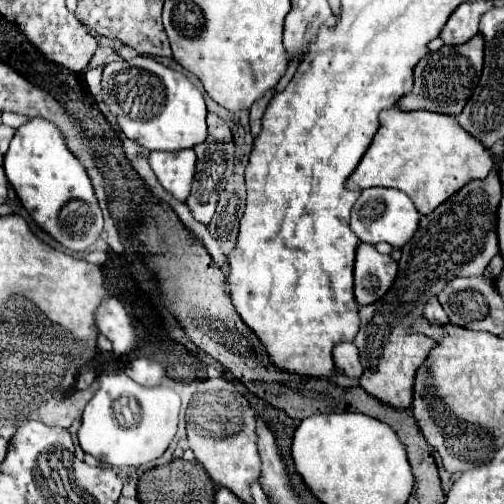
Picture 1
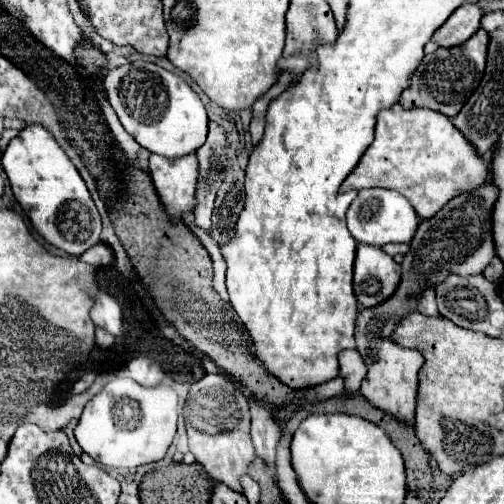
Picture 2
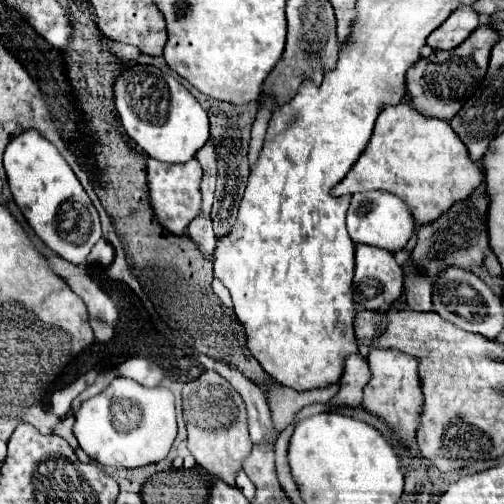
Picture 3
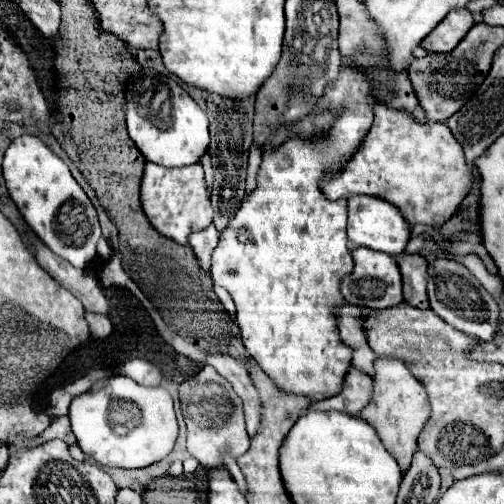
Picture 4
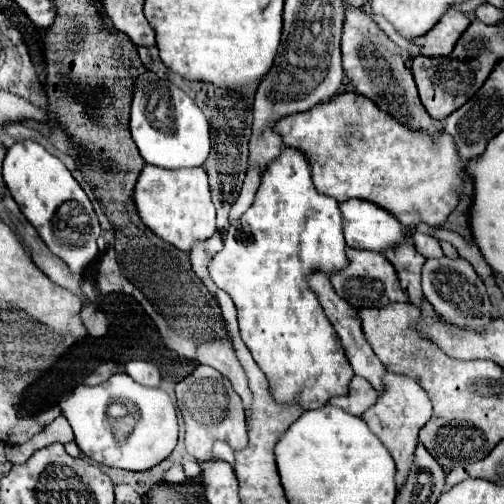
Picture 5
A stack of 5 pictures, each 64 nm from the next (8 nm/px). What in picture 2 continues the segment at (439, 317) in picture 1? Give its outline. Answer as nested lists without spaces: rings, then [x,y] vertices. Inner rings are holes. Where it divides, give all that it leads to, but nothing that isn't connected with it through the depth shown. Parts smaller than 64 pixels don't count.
[[[424,290],[420,294],[420,300],[418,300],[418,310],[422,314],[428,314],[428,316],[434,316],[438,314],[438,308],[436,308],[436,298],[434,298],[434,290]]]

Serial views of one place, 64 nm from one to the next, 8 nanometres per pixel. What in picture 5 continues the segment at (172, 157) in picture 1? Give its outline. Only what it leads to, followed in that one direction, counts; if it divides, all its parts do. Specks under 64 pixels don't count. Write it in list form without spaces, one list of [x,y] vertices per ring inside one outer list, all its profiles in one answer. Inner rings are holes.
[[[144,164],[140,178],[134,188],[134,204],[140,216],[140,222],[148,226],[158,238],[180,248],[182,252],[190,252],[198,240],[208,240],[216,228],[216,208],[210,200],[210,188],[206,170],[200,168],[184,168],[184,170],[166,170],[152,164]]]

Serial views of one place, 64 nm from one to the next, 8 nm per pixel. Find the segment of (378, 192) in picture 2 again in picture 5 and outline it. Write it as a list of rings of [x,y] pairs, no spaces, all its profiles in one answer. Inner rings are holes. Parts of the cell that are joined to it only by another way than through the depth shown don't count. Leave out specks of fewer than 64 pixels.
[[[346,200],[340,204],[344,218],[344,238],[350,248],[382,252],[402,240],[402,224],[386,210],[366,200]]]

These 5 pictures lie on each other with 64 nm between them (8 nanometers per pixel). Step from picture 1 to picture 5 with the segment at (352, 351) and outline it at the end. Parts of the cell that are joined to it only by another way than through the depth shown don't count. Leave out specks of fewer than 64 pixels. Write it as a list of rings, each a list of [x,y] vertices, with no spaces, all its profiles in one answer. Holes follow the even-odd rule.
[[[354,376],[350,382],[350,394],[332,398],[328,404],[338,406],[354,416],[362,416],[366,412],[366,408],[376,404],[376,400],[378,400],[378,392],[372,388],[372,384],[368,384],[368,380],[364,380],[360,376]]]

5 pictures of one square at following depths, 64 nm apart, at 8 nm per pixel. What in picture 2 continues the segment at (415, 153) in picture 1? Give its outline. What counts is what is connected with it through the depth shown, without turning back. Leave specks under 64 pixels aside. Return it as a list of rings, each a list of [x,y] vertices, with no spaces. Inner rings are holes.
[[[394,104],[388,110],[382,110],[378,114],[376,124],[376,138],[368,146],[368,150],[362,154],[360,162],[352,170],[352,174],[342,182],[340,192],[348,190],[362,190],[362,188],[388,188],[404,194],[404,198],[410,200],[414,206],[418,218],[432,218],[438,210],[442,210],[454,196],[472,192],[474,188],[482,186],[488,180],[488,162],[482,160],[482,156],[476,156],[476,150],[452,128],[450,118],[446,118],[440,112],[434,110],[406,110],[400,104]]]

